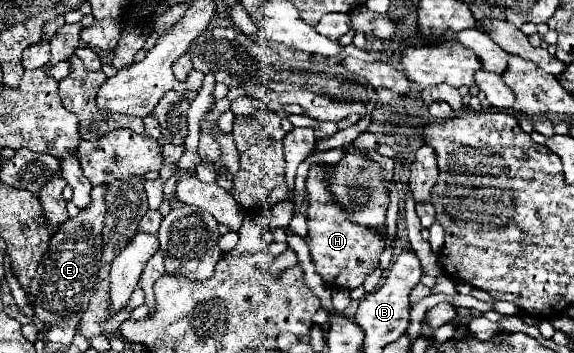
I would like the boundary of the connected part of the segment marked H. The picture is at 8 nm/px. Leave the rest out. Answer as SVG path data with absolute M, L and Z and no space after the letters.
M312 167L306 179L308 189L308 235L304 243L310 249L314 267L318 275L326 283L336 283L344 289L356 289L364 283L364 279L378 267L380 255L384 251L386 229L372 231L362 225L352 223L340 205L332 201L332 195L324 187L324 171L320 167Z

